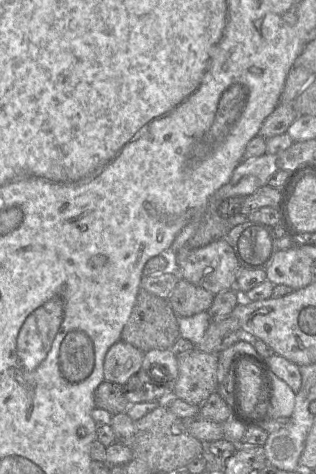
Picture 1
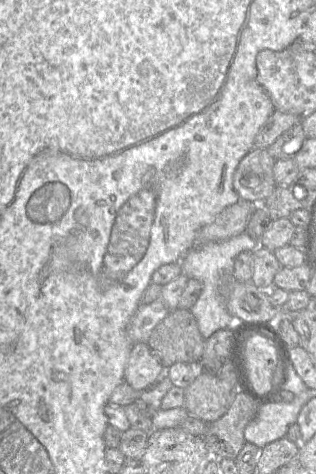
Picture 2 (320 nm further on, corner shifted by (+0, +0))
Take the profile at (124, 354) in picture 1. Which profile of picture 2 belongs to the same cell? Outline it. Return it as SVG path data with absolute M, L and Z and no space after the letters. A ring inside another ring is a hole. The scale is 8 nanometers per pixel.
M147 343L133 344L124 372L126 383L134 390L142 392L164 374L165 368Z

